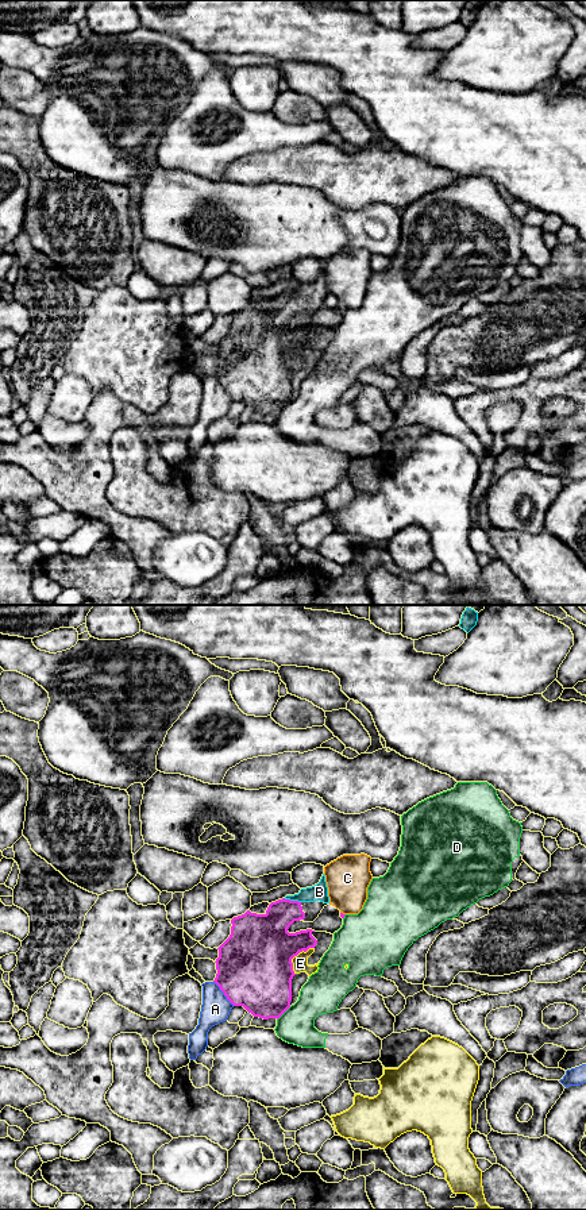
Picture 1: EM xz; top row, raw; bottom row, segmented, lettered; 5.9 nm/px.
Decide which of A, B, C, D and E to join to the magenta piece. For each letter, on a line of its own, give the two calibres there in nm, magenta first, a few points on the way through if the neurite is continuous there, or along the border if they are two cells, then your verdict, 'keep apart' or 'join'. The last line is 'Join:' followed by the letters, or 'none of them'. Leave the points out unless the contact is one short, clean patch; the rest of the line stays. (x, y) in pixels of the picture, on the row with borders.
A: 440 nm thick on the magenta side, 170 nm on the other; border along xz (214, 981), (234, 1005); keep apart
B: 240 nm thick on the magenta side, 100 nm on the other; runs through xz (268, 935), (292, 901), (319, 891); join
C: 20 nm thick on the magenta side, 260 nm on the other; keep apart
D: 380 nm thick on the magenta side, 240 nm on the other; keep apart
E: 440 nm thick on the magenta side, 100 nm on the other; keep apart
Join: B

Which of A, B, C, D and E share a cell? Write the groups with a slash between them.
A / B / C / D / E

